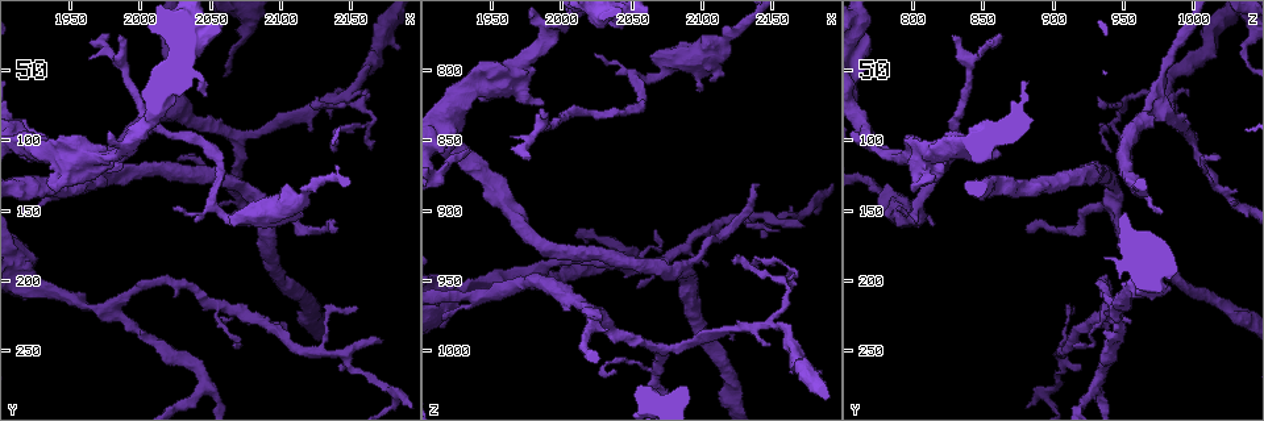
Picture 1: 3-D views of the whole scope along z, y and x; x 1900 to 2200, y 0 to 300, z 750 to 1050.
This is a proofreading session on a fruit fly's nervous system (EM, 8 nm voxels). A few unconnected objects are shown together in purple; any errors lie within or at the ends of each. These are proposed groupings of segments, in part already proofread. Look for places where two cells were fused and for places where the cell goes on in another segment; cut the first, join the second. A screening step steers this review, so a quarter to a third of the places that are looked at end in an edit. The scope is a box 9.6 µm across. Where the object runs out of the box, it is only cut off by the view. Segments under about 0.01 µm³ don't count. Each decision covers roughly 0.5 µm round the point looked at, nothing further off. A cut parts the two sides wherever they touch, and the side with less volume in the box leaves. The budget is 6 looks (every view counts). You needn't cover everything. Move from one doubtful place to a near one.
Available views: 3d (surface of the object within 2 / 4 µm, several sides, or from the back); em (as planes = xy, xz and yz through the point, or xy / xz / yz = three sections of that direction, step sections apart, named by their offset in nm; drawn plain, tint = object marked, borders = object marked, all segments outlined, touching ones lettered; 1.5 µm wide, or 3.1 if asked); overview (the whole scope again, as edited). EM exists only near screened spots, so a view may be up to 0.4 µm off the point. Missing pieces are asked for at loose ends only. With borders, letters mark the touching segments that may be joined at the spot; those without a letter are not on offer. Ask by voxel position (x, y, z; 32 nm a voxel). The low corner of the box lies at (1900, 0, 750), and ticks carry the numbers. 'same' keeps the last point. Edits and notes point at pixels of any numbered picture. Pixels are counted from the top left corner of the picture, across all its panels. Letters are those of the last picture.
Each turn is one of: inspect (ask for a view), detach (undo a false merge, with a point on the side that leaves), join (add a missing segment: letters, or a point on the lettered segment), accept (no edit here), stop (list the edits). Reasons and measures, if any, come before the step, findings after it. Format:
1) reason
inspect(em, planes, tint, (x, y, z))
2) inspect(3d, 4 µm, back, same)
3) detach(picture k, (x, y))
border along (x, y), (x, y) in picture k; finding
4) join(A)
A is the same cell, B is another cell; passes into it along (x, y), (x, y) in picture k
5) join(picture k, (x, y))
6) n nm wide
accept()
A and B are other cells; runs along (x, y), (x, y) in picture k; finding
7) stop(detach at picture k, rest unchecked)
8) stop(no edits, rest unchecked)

free end
inspect(3d, 2 µm, back, (1978, 24, 862))

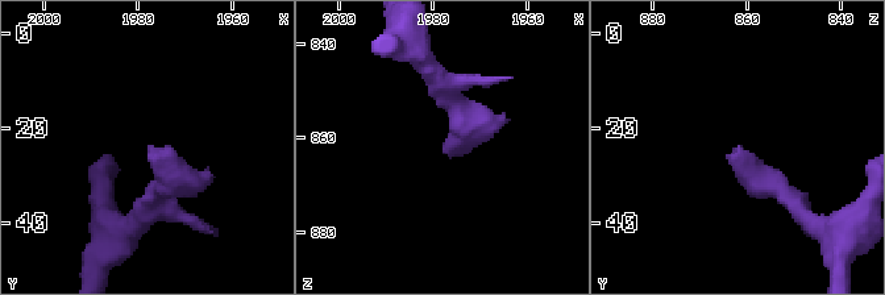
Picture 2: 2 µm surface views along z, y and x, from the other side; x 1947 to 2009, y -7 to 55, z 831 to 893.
need the tissue
inspect(em, xy, step 8, tint, (1978, 25, 862))

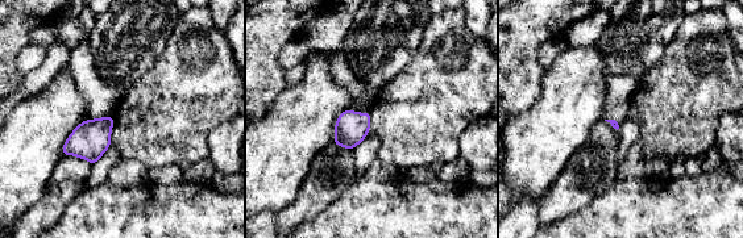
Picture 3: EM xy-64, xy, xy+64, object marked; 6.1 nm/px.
inspect(em, planes, borders, same)

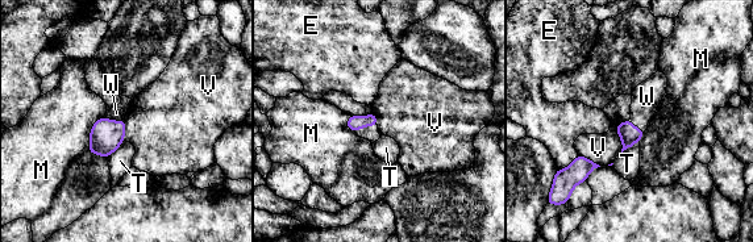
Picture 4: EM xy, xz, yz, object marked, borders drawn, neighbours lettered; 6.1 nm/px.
M touches over 260 nm
join(W)
W is the same cell, E, M, T and V are other cells; passes into it along (354, 122), (366, 125), (371, 133) in picture 4; it goes on there

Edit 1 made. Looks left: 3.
see it whole again
inspect(overview)

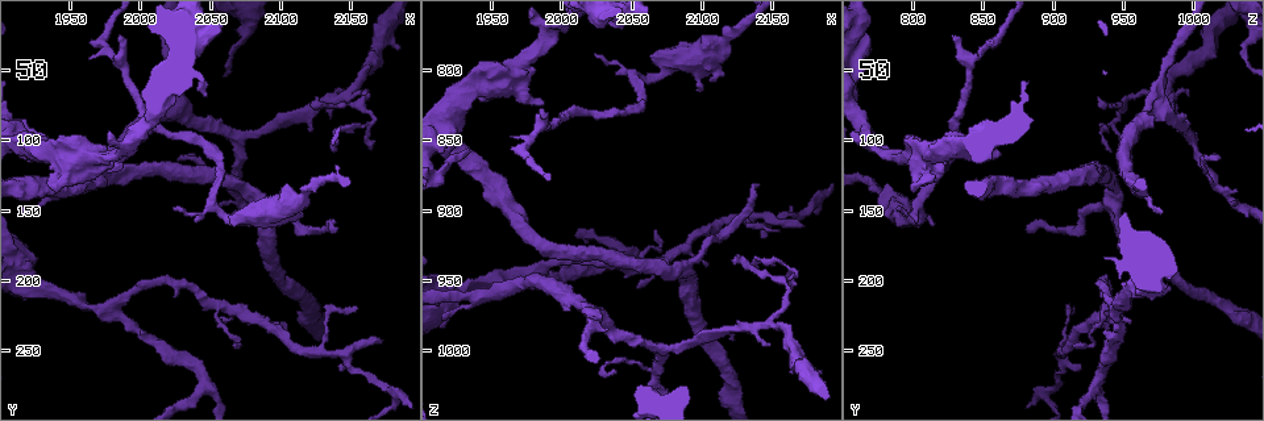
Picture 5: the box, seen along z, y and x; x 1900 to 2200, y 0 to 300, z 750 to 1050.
tapers out
inspect(em, planes, tint, (2028, 112, 1020))

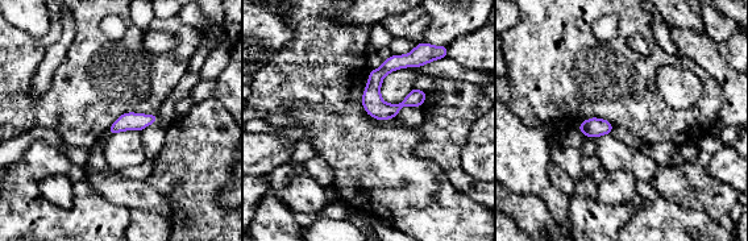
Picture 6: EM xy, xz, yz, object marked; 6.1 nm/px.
inspect(em, planes, borders, same)

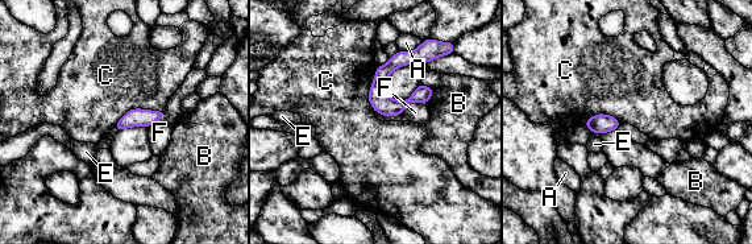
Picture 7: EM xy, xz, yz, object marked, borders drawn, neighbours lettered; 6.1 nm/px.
C touches over 320 nm
accept()
A, B, C, E and F are other cells; border along (163, 110), (131, 108), (113, 127) in picture 7; no lettered segment goes on from it

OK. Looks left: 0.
stop(join at picture 4, rest unchecked)

